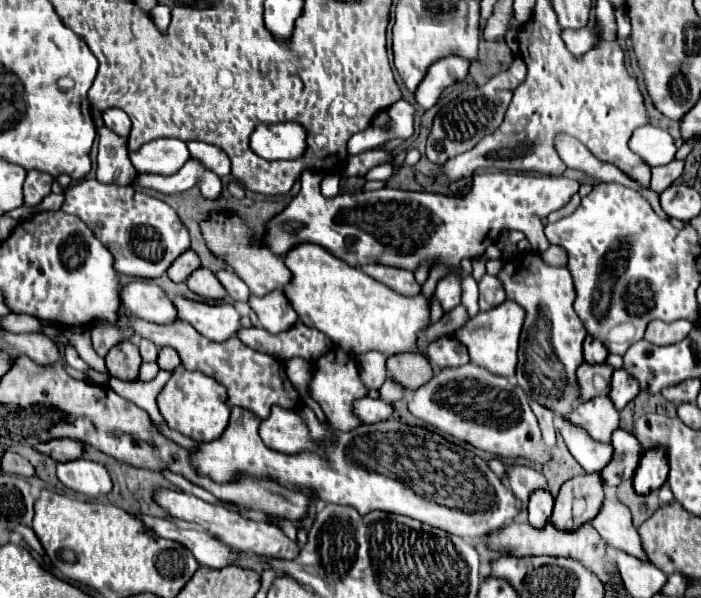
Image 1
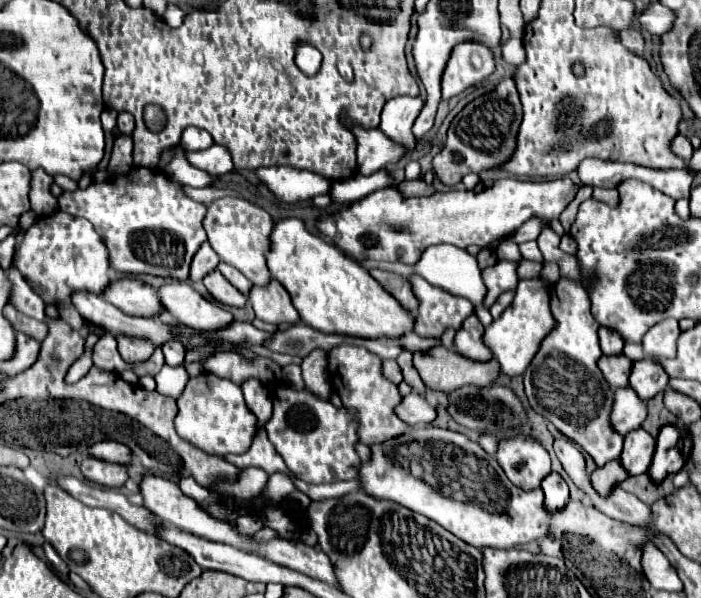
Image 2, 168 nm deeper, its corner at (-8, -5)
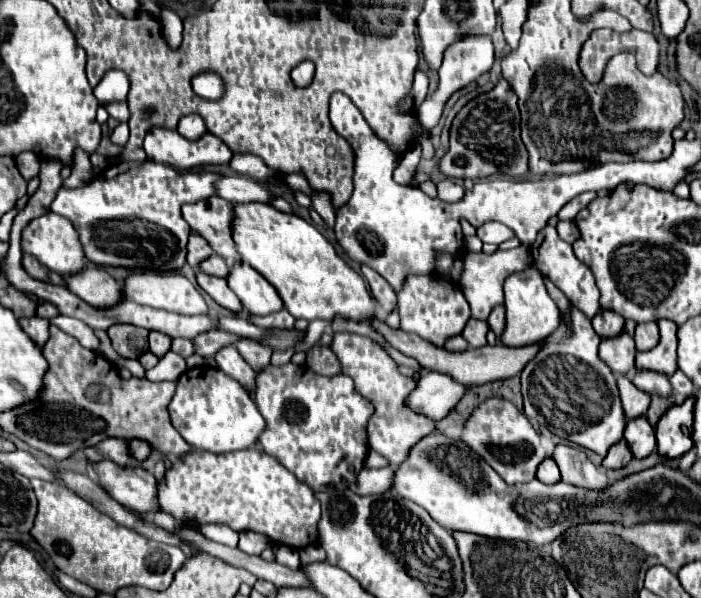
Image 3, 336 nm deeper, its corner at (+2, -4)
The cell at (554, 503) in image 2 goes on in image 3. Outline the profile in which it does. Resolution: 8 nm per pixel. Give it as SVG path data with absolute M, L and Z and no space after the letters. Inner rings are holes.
M547 456L547 458L539 464L537 478L539 478L541 482L545 482L545 484L553 484L553 482L561 480L561 476L559 476L559 468L557 468L557 462L555 462L551 456Z

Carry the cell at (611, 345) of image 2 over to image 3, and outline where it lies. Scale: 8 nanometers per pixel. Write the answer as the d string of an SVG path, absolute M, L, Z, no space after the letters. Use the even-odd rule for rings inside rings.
M601 310L593 318L593 328L597 330L597 334L601 338L613 338L613 336L621 334L623 326L625 326L625 318L621 314L617 314L615 310Z

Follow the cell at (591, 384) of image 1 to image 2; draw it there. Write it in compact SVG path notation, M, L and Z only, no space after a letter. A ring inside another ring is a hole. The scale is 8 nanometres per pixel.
M615 355L615 357L601 357L597 361L605 381L609 383L611 389L621 389L627 387L627 377L631 373L631 361L625 355Z

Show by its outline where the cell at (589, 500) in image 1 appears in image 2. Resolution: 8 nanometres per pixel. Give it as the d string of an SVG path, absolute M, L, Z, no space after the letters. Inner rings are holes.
M611 461L605 467L599 467L591 473L591 485L601 497L607 497L611 489L617 487L623 479L627 479L627 473L623 473L619 461Z

